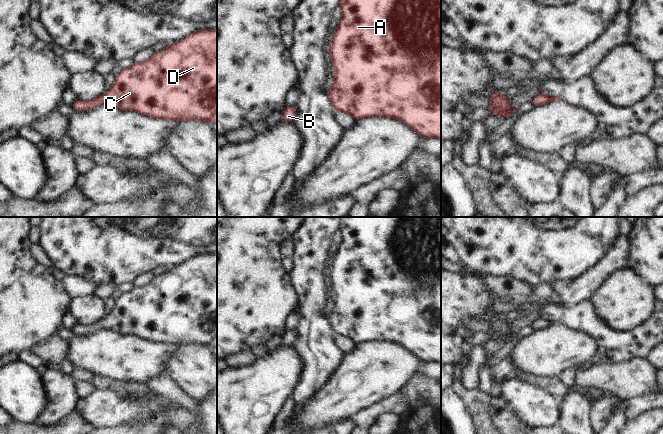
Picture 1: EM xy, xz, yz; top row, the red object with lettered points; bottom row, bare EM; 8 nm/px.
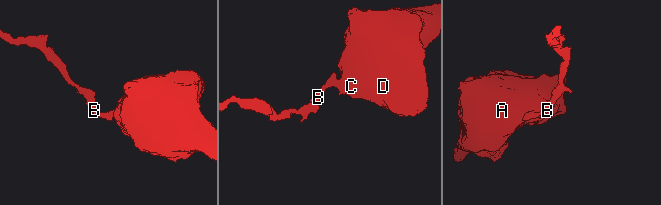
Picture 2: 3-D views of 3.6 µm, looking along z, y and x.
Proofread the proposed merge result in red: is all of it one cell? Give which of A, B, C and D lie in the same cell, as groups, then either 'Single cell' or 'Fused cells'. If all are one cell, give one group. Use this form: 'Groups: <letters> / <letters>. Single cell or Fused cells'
Groups: A B C D. Single cell

